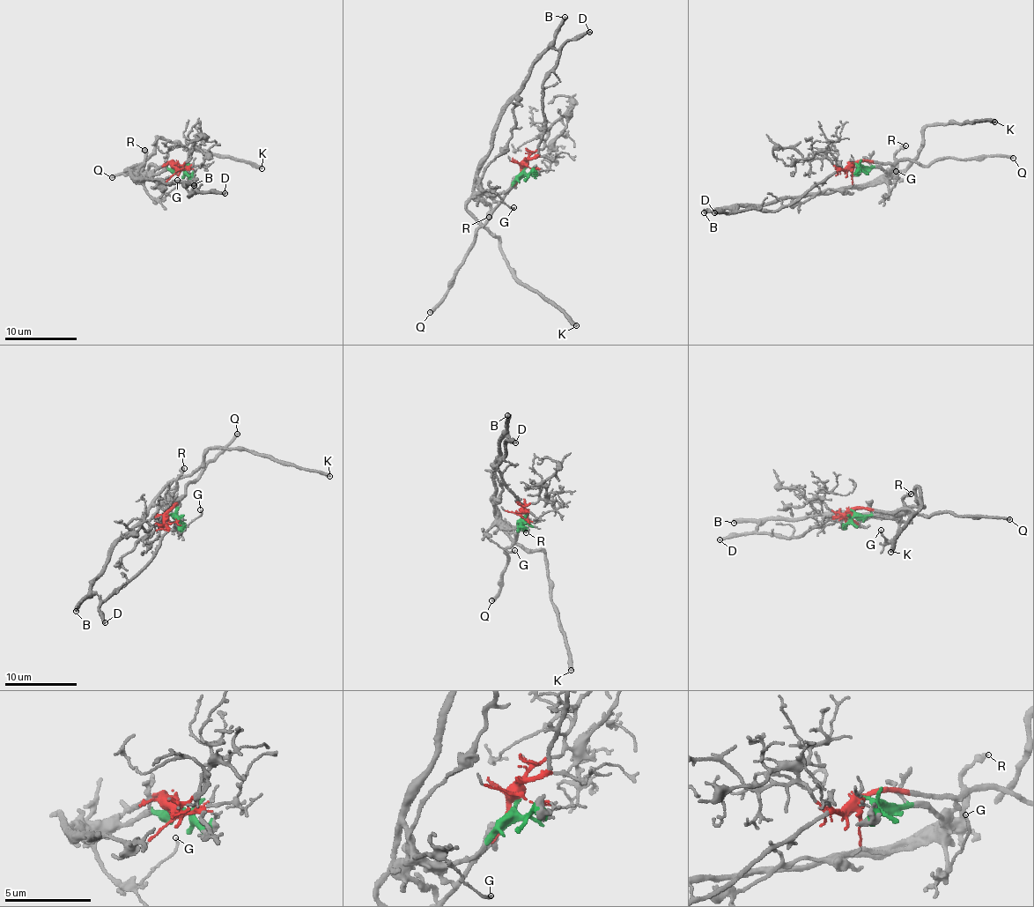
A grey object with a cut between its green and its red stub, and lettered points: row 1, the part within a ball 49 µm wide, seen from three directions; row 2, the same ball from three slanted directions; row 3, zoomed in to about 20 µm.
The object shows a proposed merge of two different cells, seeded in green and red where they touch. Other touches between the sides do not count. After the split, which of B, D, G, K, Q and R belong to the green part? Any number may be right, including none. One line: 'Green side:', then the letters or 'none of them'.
Green side: B, G, K, R

